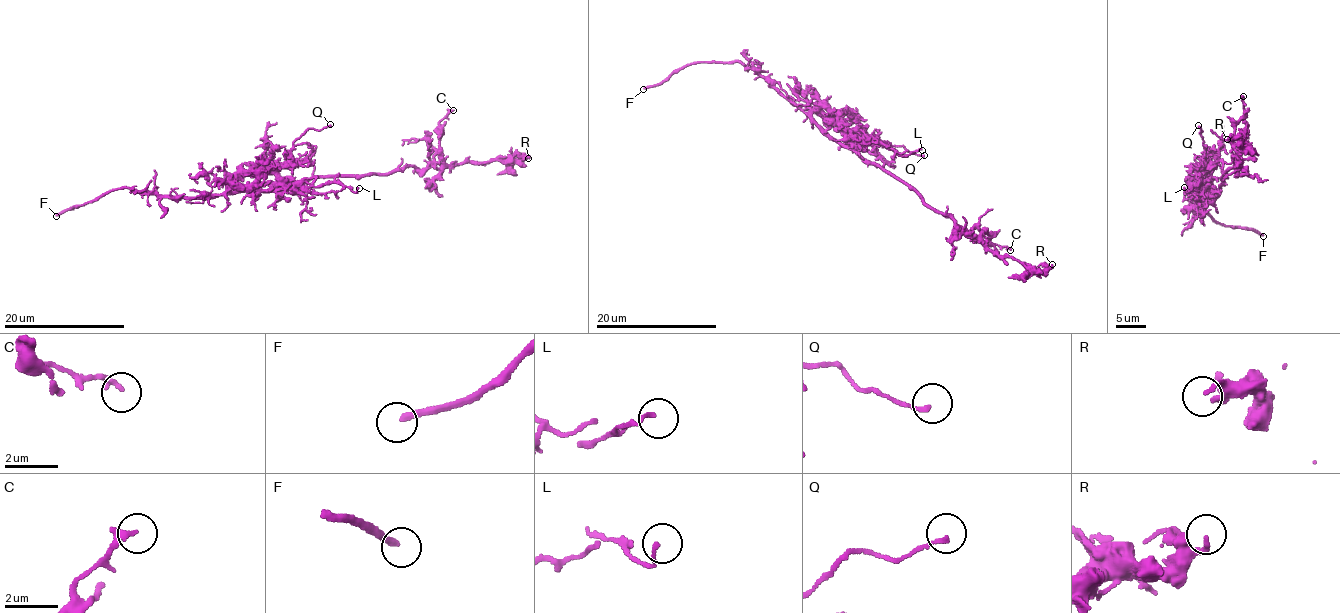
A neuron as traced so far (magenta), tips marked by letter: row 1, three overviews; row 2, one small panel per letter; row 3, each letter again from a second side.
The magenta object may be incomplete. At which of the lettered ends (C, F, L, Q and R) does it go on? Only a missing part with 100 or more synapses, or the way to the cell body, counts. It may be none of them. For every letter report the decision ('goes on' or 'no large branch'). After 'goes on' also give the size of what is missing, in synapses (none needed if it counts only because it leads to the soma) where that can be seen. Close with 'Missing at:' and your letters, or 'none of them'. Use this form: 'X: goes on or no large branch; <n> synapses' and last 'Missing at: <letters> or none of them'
C: no large branch
F: goes on
L: no large branch
Q: no large branch
R: no large branch
Missing at: F

